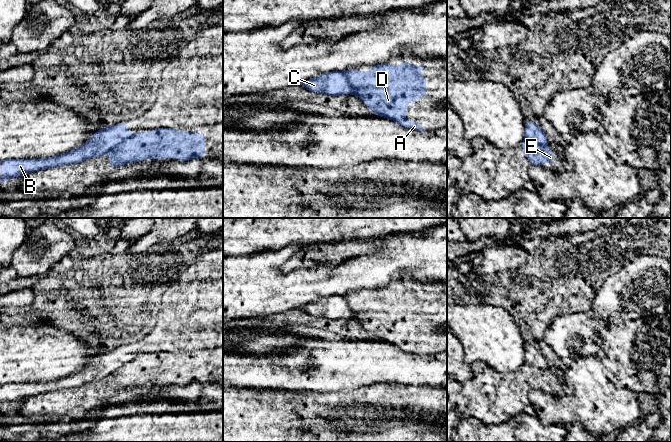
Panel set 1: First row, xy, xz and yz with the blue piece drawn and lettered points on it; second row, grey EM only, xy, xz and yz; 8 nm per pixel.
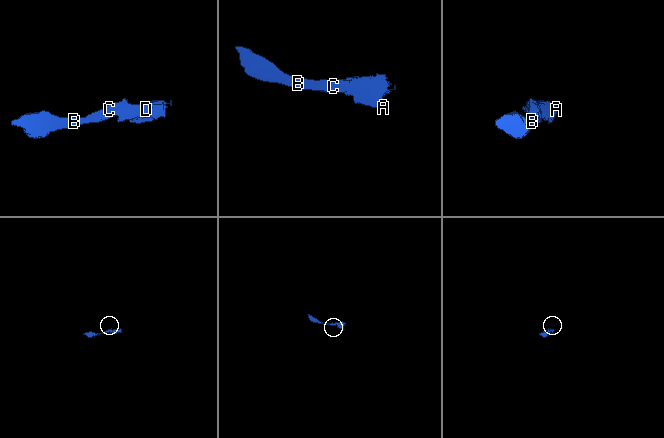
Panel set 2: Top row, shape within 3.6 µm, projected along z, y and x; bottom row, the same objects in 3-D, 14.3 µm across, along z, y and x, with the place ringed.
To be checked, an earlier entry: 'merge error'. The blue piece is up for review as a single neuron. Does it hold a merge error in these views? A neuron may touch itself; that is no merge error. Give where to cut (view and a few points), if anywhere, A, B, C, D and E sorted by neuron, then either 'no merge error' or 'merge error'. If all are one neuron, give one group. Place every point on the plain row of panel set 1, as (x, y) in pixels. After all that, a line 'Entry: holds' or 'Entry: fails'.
cut xz (342, 295), (352, 312), (352, 316); groups A D E / B C; merge error
Entry: holds

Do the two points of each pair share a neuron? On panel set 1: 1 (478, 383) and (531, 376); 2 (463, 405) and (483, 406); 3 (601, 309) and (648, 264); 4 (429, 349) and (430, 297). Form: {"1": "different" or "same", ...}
{"1": "same", "2": "same", "3": "same", "4": "same"}

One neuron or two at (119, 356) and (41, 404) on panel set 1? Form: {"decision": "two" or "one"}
{"decision": "two"}

